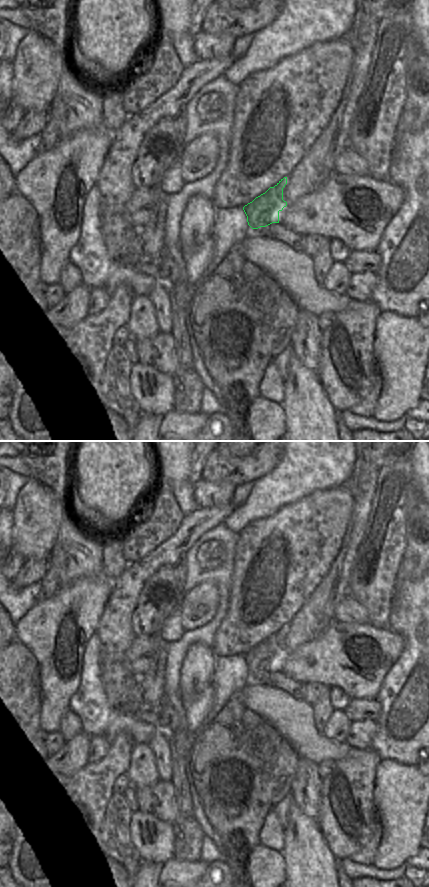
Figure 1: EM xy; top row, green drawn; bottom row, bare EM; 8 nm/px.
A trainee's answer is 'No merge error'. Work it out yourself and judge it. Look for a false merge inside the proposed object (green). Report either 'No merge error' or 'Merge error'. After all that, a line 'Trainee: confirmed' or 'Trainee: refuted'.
Merge error
Trainee: refuted

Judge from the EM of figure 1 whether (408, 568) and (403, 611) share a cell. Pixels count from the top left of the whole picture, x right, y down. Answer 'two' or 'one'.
two

